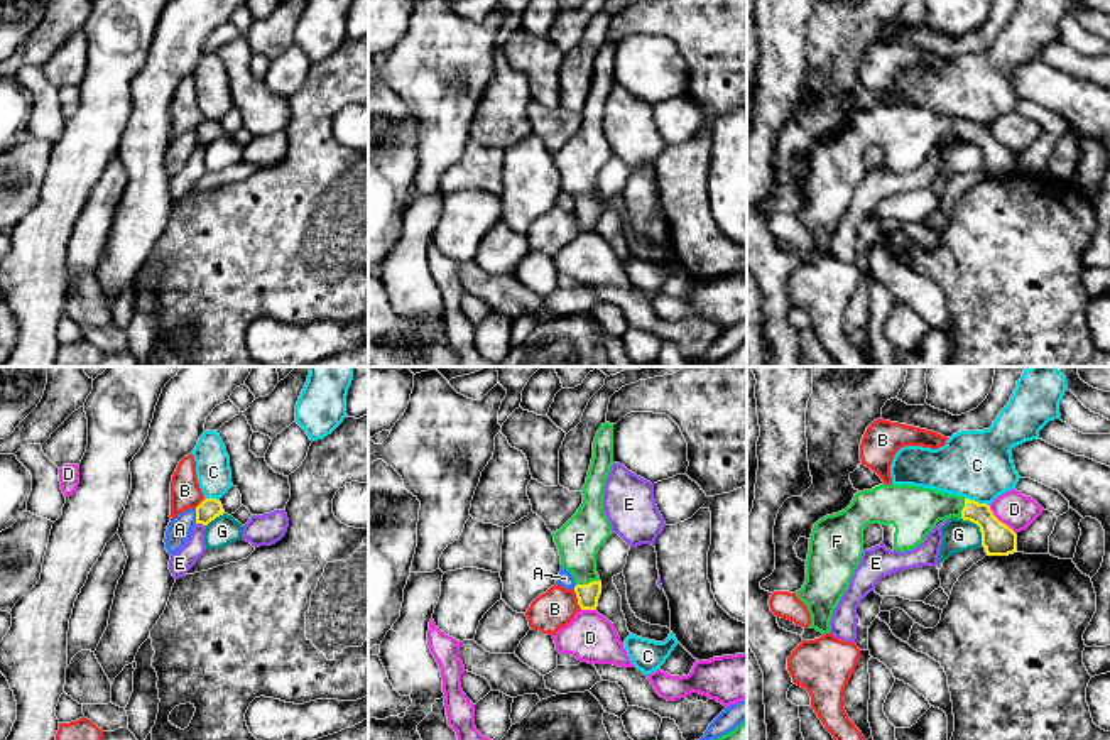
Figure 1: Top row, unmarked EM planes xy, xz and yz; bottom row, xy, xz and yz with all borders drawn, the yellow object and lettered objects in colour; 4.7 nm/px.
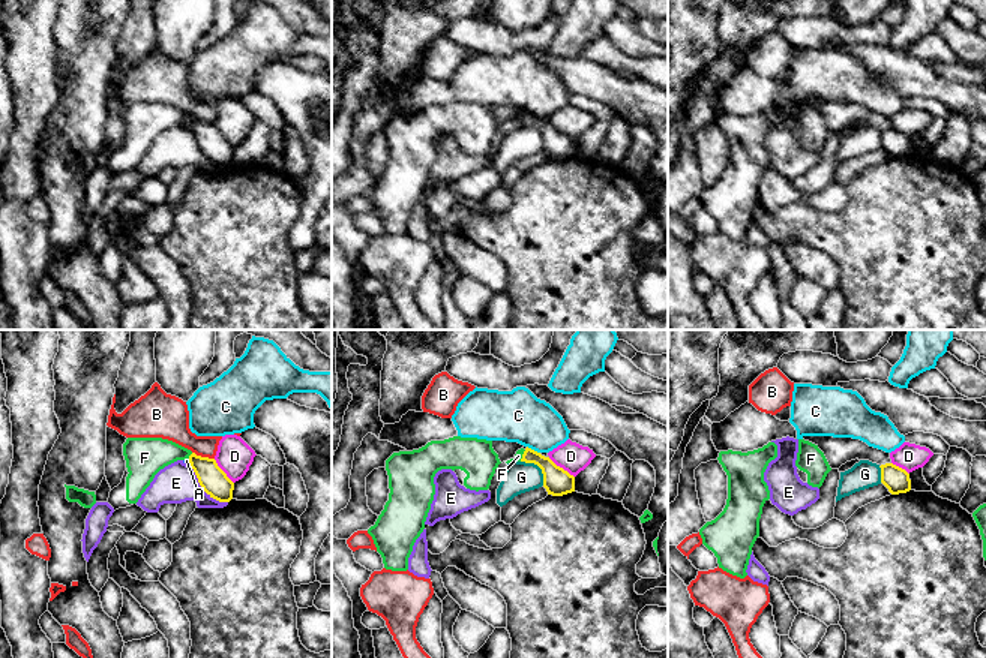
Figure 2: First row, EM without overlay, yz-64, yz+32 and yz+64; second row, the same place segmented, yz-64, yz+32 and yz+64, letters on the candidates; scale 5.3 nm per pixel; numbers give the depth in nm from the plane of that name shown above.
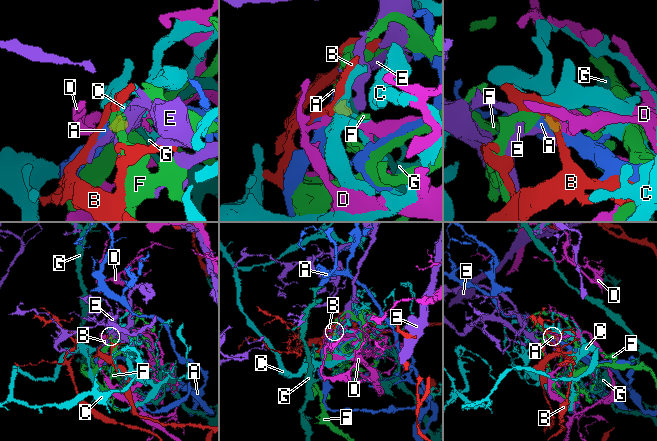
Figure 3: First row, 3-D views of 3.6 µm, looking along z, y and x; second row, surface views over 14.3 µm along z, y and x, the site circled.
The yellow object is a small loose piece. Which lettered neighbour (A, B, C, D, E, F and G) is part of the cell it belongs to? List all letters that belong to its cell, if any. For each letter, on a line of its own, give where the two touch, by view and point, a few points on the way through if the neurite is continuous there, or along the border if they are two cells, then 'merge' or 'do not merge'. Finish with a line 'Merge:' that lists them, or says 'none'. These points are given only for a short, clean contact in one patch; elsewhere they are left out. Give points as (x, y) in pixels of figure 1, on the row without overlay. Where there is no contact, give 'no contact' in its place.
A: meets yellow in xy at (196, 137); border along xy (195, 130), (196, 144); do not merge
B: meets yellow in xz at (578, 222); border along xz (573, 212), (582, 230); do not merge
C: meets yellow in yz at (977, 124); border along yz (965, 119), (989, 127); do not merge
D: meets yellow in yz at (999, 142); border along yz (989, 127), (1016, 156); do not merge
E: meets yellow in xy at (201, 144); border along xy (196, 144), (205, 147); do not merge
F: meets yellow in xz at (588, 205); runs through xz (587, 217), (588, 205), (580, 179), (580, 161); merge
G: meets yellow in yz at (979, 147); border along yz (962, 139), (979, 149), (982, 166); do not merge
Merge: F

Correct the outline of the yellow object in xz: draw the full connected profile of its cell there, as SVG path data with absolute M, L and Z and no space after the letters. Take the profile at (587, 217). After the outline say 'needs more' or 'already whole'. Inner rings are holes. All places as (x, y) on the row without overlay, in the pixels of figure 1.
M605 44L593 63L593 79L581 112L583 125L559 152L552 154L561 188L574 198L574 215L581 231L596 231L601 216L596 176L613 155L603 133L603 112L612 86L613 46Z; needs more

